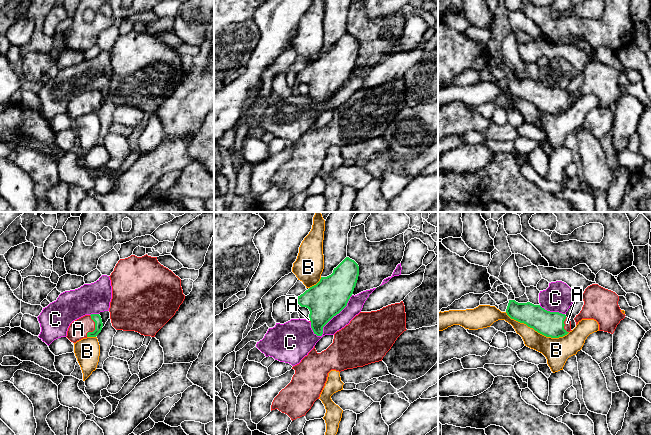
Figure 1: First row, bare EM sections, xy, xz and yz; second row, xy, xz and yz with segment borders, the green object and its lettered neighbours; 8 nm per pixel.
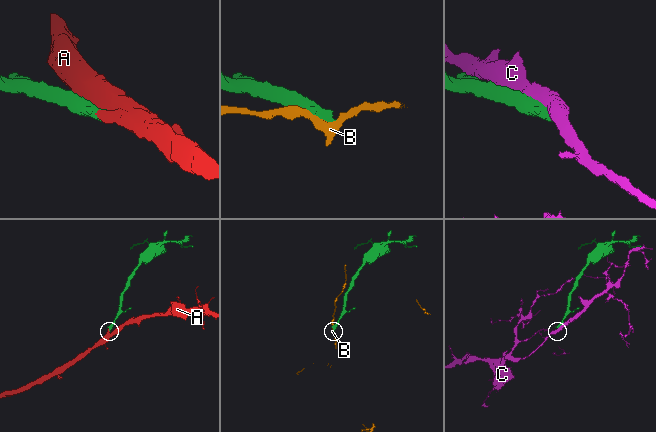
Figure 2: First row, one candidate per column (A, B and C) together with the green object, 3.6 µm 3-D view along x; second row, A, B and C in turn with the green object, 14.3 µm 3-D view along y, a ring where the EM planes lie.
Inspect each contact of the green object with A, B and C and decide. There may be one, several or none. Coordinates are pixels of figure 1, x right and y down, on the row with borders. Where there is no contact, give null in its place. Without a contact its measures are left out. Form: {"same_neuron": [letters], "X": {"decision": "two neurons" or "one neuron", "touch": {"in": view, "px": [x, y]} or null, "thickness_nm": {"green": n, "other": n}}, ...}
{"same_neuron": ["A"], "A": {"decision": "one neuron", "touch": {"in": "xy", "px": [95, 327]}, "thickness_nm": {"green": 70, "other": 160}}, "B": {"decision": "two neurons", "touch": {"in": "yz", "px": [537, 331]}, "thickness_nm": {"green": 200, "other": 200}}, "C": {"decision": "two neurons", "touch": {"in": "xz", "px": [332, 317]}, "thickness_nm": {"green": 300, "other": 130}}}

